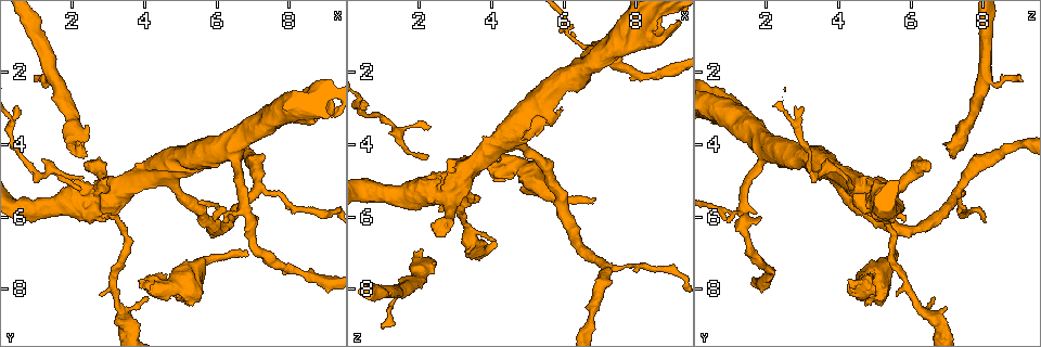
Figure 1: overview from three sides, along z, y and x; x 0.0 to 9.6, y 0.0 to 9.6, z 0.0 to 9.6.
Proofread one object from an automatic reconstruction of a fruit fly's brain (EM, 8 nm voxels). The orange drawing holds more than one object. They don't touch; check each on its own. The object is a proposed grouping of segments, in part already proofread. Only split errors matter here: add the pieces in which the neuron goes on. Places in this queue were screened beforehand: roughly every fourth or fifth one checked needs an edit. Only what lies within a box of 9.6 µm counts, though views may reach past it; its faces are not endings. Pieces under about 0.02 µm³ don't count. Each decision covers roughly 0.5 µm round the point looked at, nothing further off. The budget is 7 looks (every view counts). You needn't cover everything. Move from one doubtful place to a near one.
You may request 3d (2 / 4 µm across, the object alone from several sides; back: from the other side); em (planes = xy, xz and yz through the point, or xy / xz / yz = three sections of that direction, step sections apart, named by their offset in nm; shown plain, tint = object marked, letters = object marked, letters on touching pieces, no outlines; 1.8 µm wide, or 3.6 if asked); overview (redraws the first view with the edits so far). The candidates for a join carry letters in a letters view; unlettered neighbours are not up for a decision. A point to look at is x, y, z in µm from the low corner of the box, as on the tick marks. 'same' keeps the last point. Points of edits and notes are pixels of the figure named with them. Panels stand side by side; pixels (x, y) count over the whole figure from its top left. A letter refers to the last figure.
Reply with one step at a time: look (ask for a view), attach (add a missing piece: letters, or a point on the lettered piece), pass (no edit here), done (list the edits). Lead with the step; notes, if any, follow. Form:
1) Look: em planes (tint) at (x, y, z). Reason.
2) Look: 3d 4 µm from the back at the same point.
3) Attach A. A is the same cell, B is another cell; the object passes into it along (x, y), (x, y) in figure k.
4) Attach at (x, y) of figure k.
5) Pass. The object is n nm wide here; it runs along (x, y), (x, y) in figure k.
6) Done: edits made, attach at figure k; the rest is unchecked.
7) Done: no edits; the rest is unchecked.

Look: 3d 4 µm at (6.90, 7.05, 5.55). Free end.

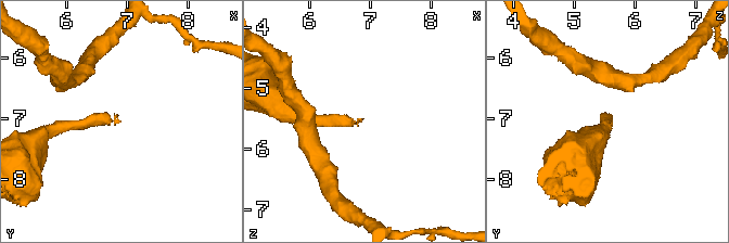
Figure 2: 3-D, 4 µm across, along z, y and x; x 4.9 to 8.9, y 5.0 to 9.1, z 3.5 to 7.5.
Look: em planes (letters) at (6.90, 7.10, 5.50). Shape alone is not enough.

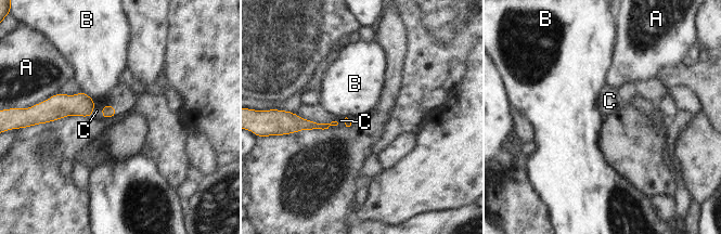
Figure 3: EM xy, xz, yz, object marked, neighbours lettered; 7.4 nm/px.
Attach C. The longest contact is with B, 150 nm; C is the same cell, A and B are other cells; the object passes into it along (299, 124), (333, 125), (340, 120) in figure 3; the neuron continues.

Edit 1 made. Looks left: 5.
Look: overview. See it whole again.

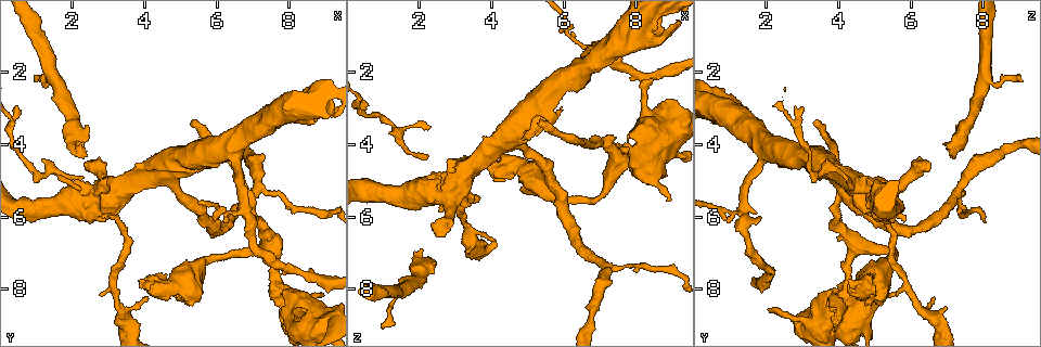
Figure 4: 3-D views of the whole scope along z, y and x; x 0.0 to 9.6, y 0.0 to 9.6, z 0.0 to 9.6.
Look: em 3.6 µm xz step 4 (letters) at (2.55, 6.15, 5.80). An open end.

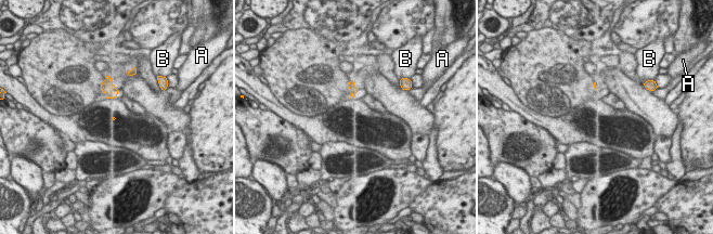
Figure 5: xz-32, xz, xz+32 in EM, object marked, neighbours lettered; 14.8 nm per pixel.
Look: em 3.6 µm planes (letters) at the same point. Another direction.

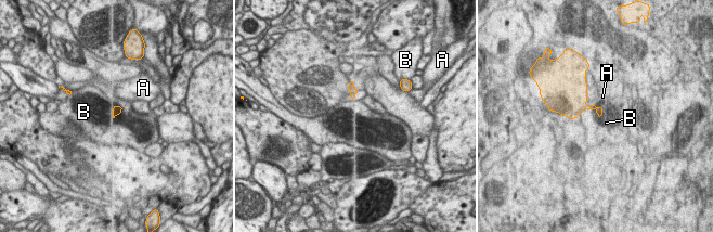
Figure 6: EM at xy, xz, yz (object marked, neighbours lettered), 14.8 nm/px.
Pass. The longest contact is with B, 200 nm; A and B are other cells; a border runs along (595, 106), (595, 112), (599, 118) in figure 6; none of them fits.

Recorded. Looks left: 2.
Look: em planes (letters) at (7.10, 6.05, 1.85). Branch stops here.

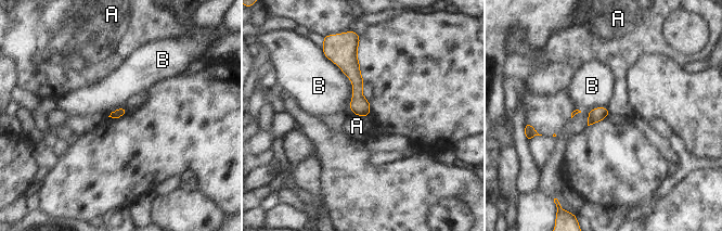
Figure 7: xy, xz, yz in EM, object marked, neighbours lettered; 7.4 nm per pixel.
Pass. A and B are other cells; it runs along (351, 50), (358, 103), (365, 114) in figure 7; no lettered piece goes on from it.

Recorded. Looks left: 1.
Done: edits made, attach at figure 3; the rest is unchecked.

